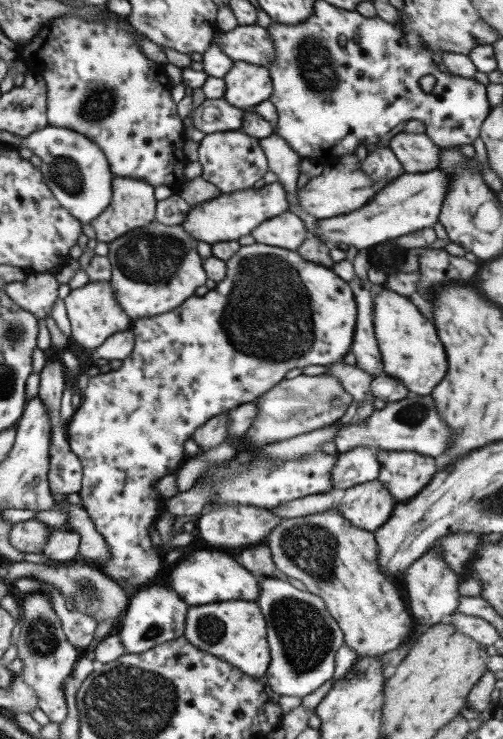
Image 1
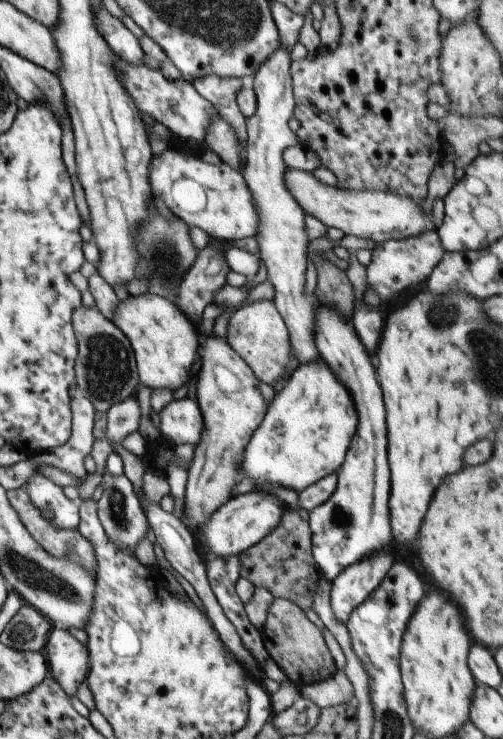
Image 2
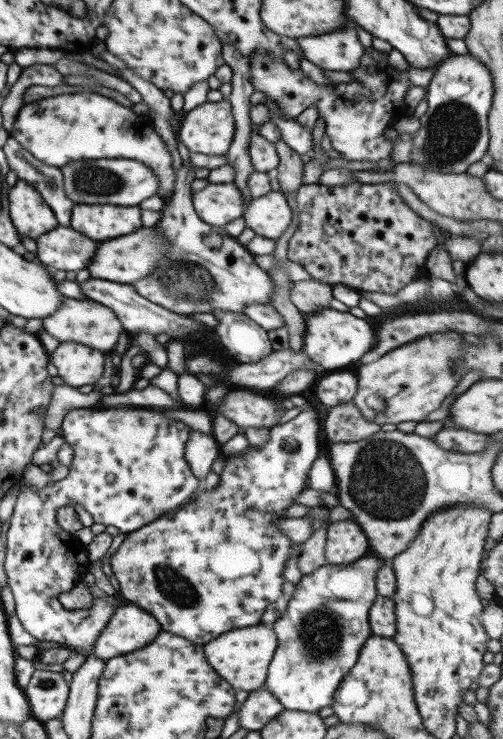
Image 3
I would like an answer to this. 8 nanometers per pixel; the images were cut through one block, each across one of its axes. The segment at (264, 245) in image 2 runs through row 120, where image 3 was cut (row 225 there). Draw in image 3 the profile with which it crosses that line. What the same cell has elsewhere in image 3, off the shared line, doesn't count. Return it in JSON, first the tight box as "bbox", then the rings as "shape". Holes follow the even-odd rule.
{"bbox":[241,191,291,240],"shape":[[[270,191],[251,199],[241,217],[244,225],[257,236],[276,240],[291,222],[291,209],[281,192]]]}

